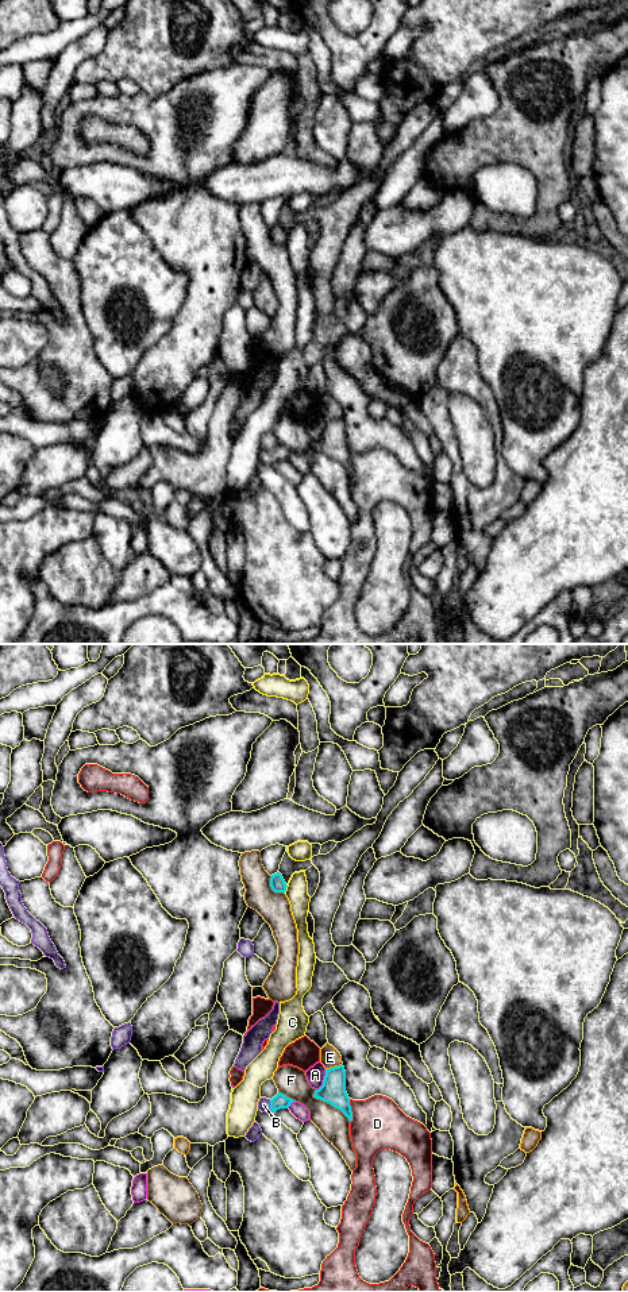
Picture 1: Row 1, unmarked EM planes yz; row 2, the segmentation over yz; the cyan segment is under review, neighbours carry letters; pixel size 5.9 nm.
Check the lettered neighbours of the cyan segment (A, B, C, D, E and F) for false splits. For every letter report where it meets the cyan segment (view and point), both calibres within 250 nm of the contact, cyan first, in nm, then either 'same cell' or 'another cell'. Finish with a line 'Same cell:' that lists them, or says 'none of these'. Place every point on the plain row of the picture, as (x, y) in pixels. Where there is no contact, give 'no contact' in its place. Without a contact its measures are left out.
A: yz (323, 432) | 150/110 nm | another cell
B: yz (270, 458) | 90/80 nm | same cell
C: yz (285, 242) | 90/130 nm | another cell
D: yz (351, 463) | 150/300 nm | another cell
E: yz (334, 419) | 150/120 nm | another cell
F: yz (330, 455) | 150/180 nm | another cell
Same cell: B

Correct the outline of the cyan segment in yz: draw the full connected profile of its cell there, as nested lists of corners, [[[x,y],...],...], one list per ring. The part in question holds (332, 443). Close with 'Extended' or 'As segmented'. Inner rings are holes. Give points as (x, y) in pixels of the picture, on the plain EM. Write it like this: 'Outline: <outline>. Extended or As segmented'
Outline: [[[343,416],[325,421],[323,437],[315,443],[313,450],[330,455],[340,462],[351,474],[352,463],[346,444],[346,423]]]. As segmented

